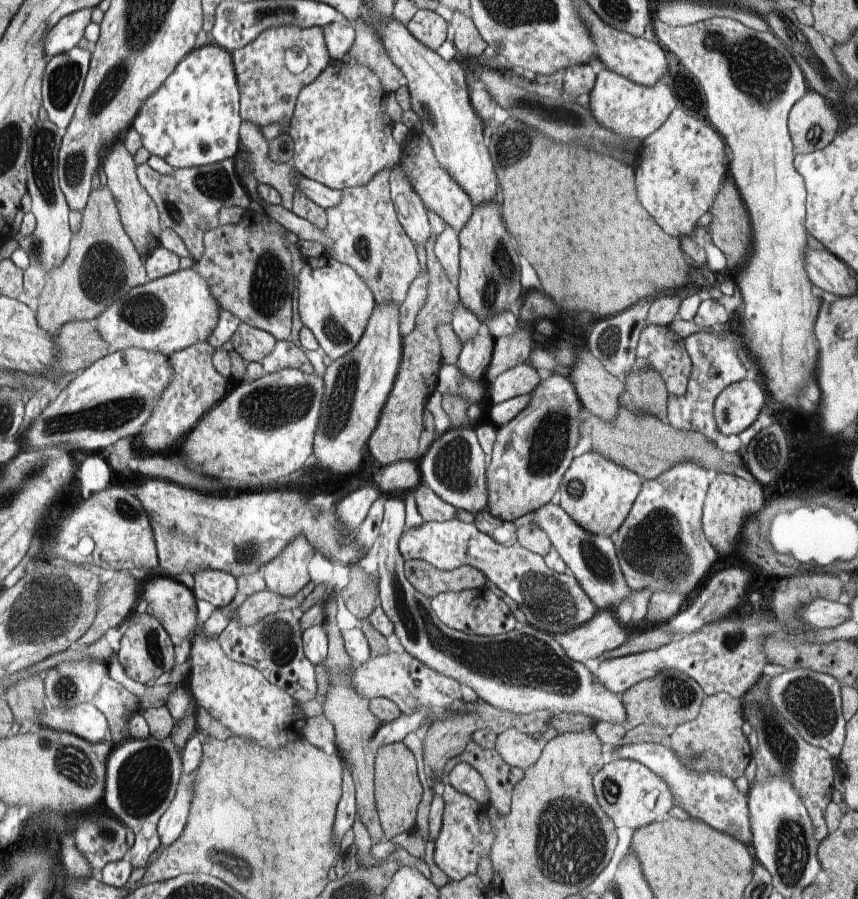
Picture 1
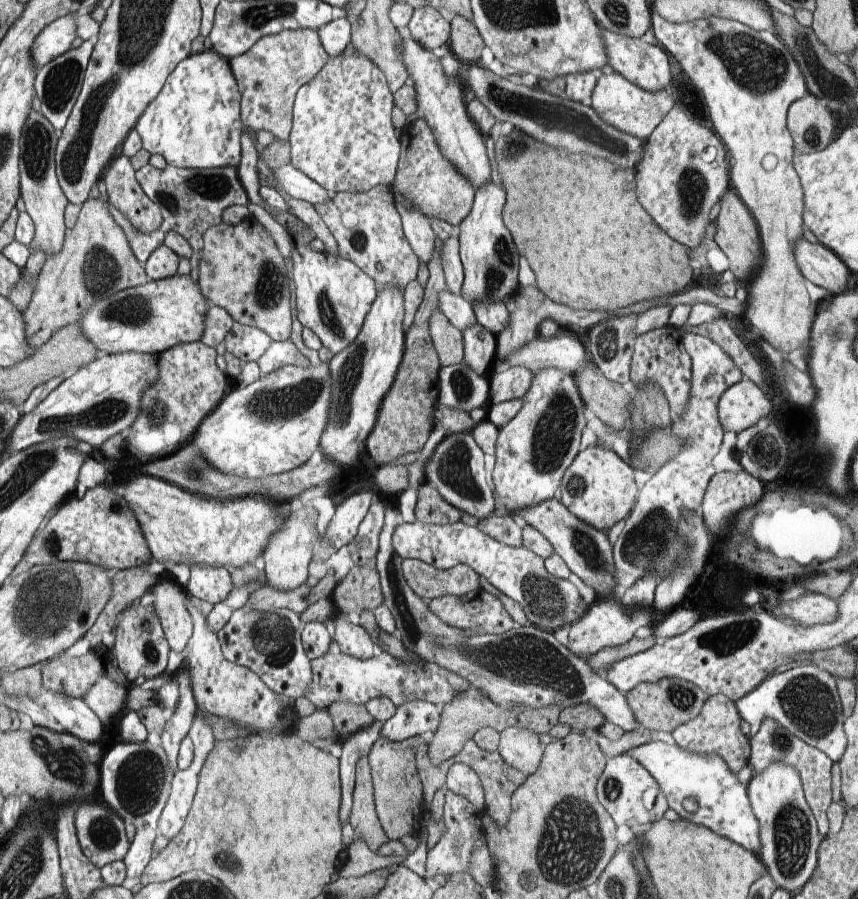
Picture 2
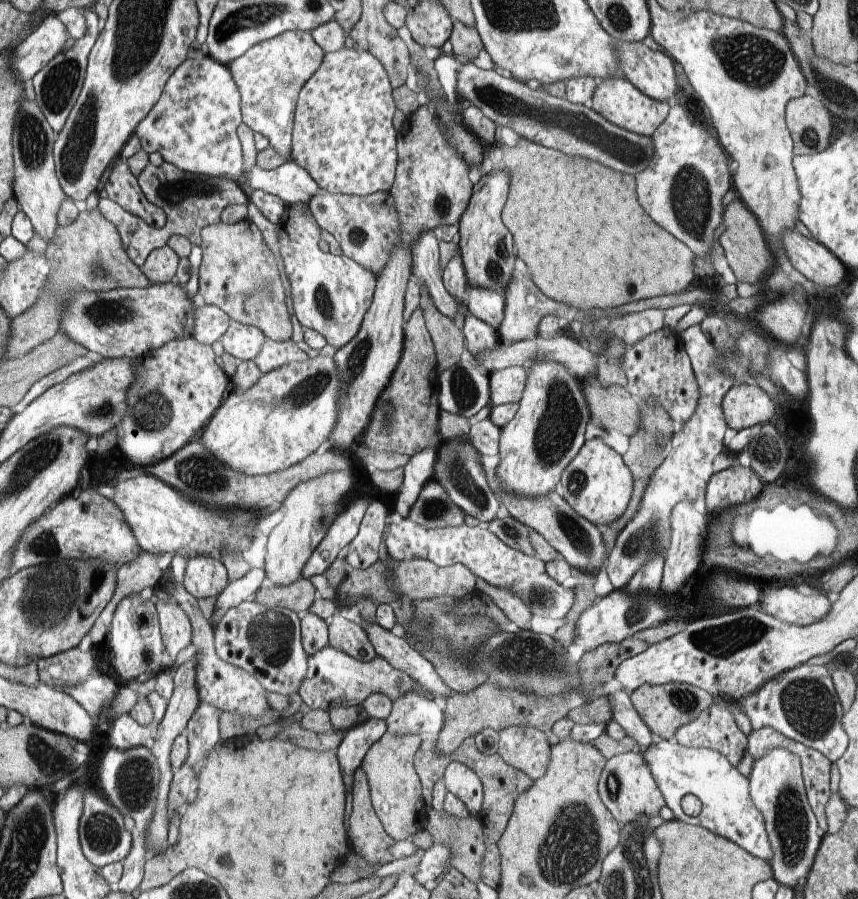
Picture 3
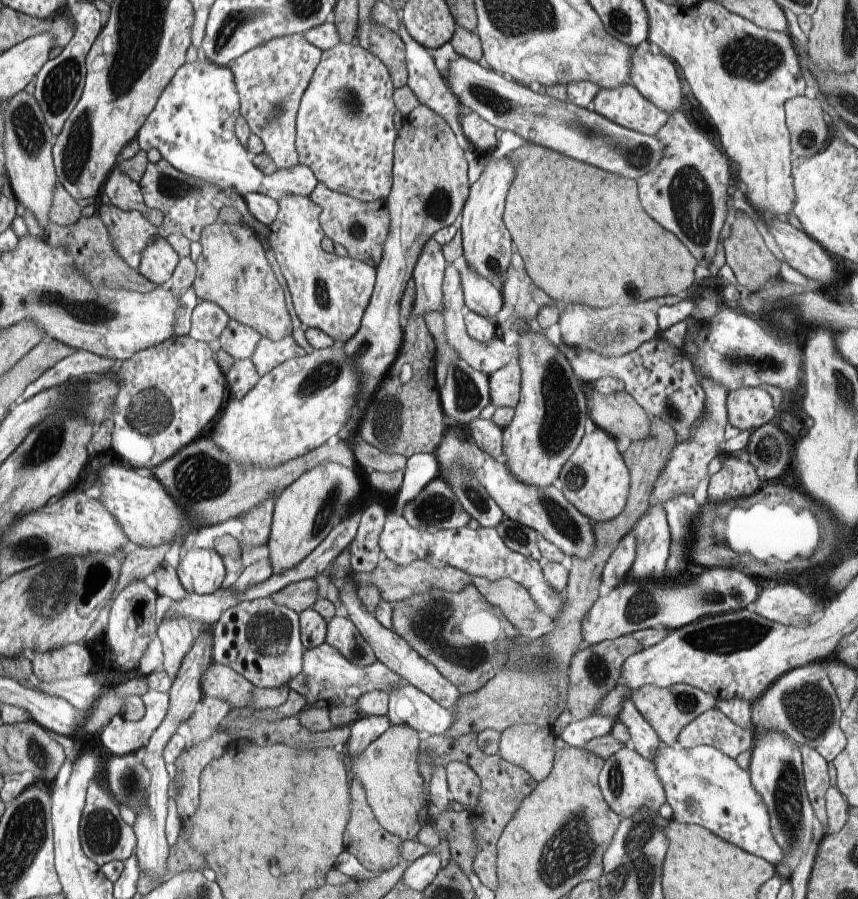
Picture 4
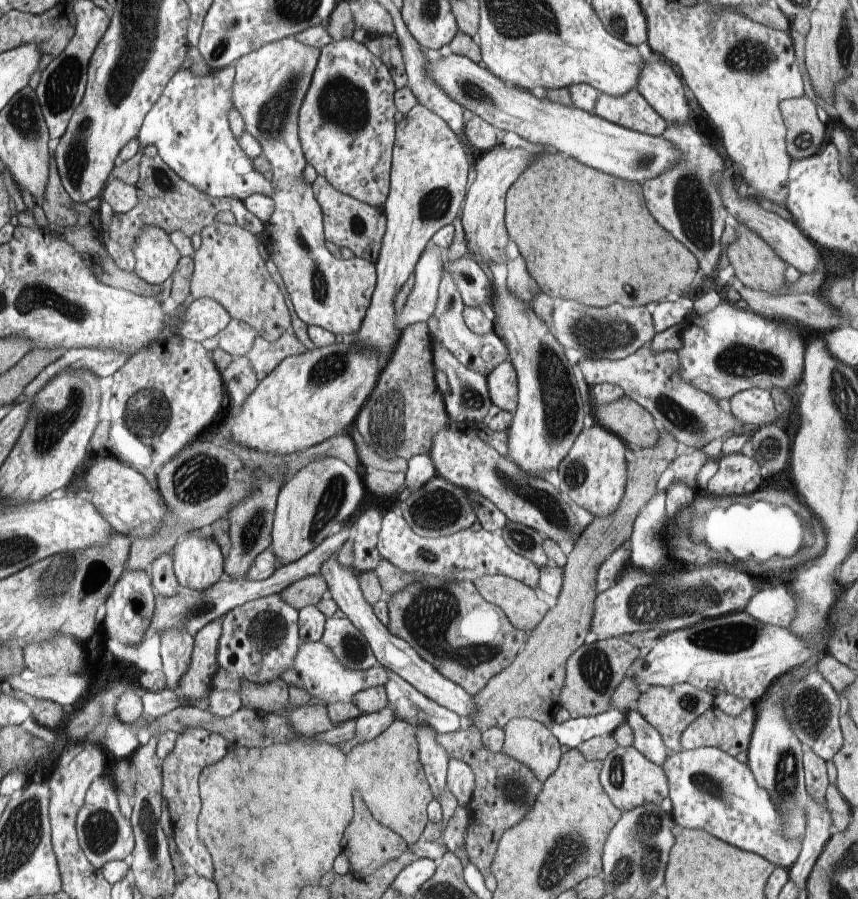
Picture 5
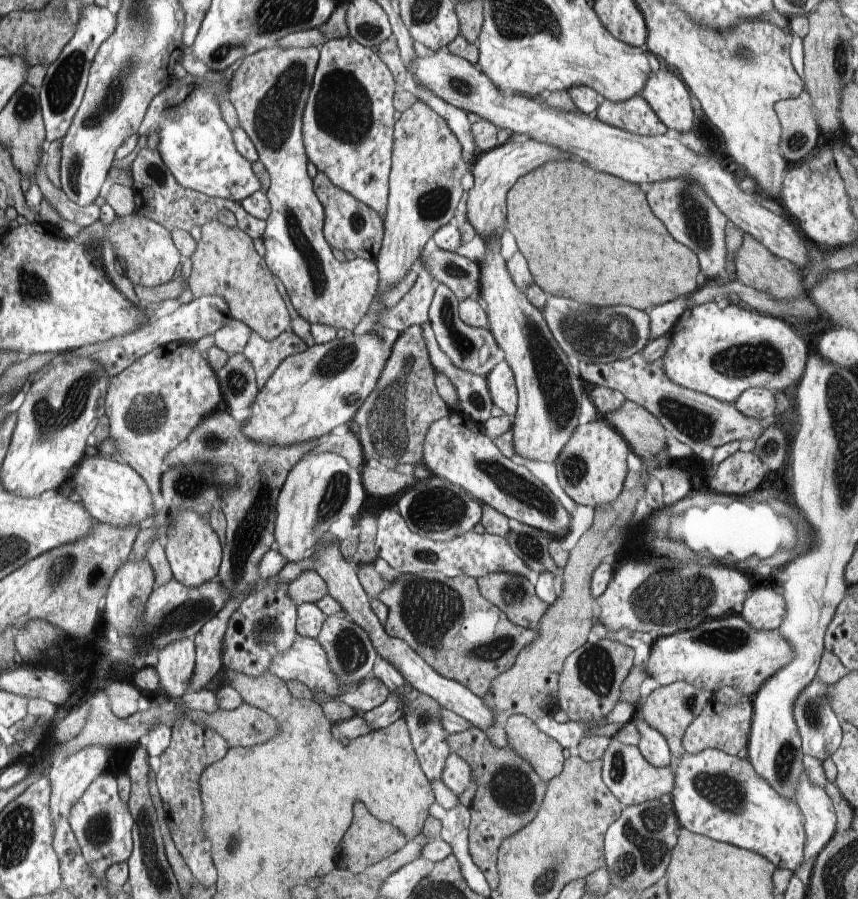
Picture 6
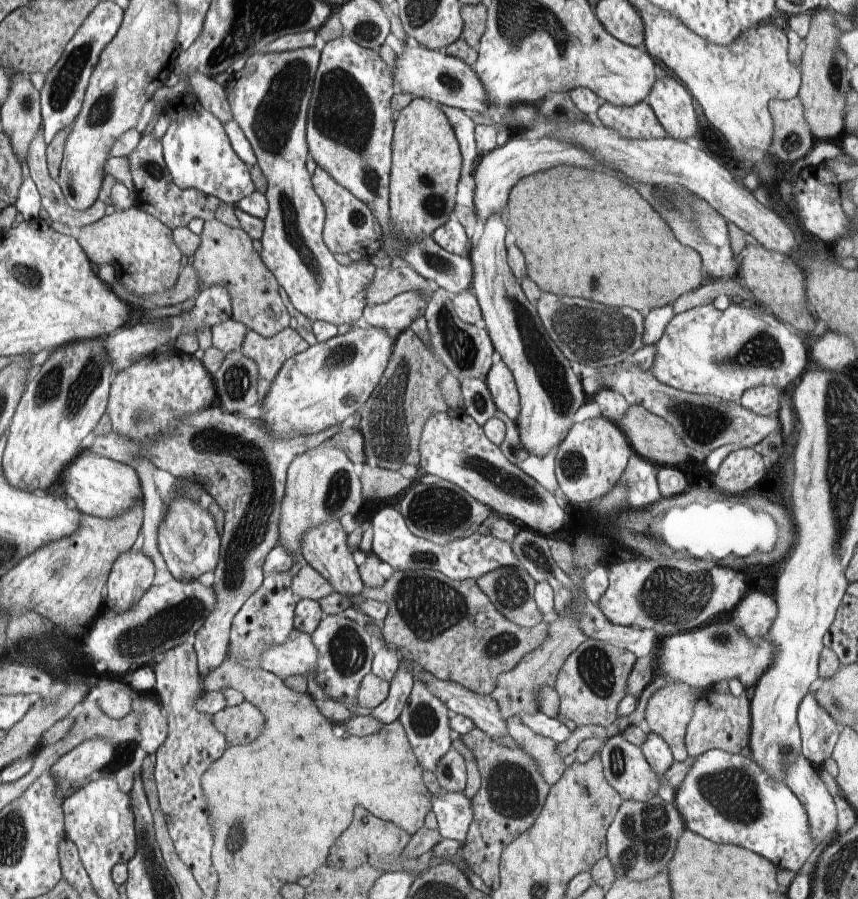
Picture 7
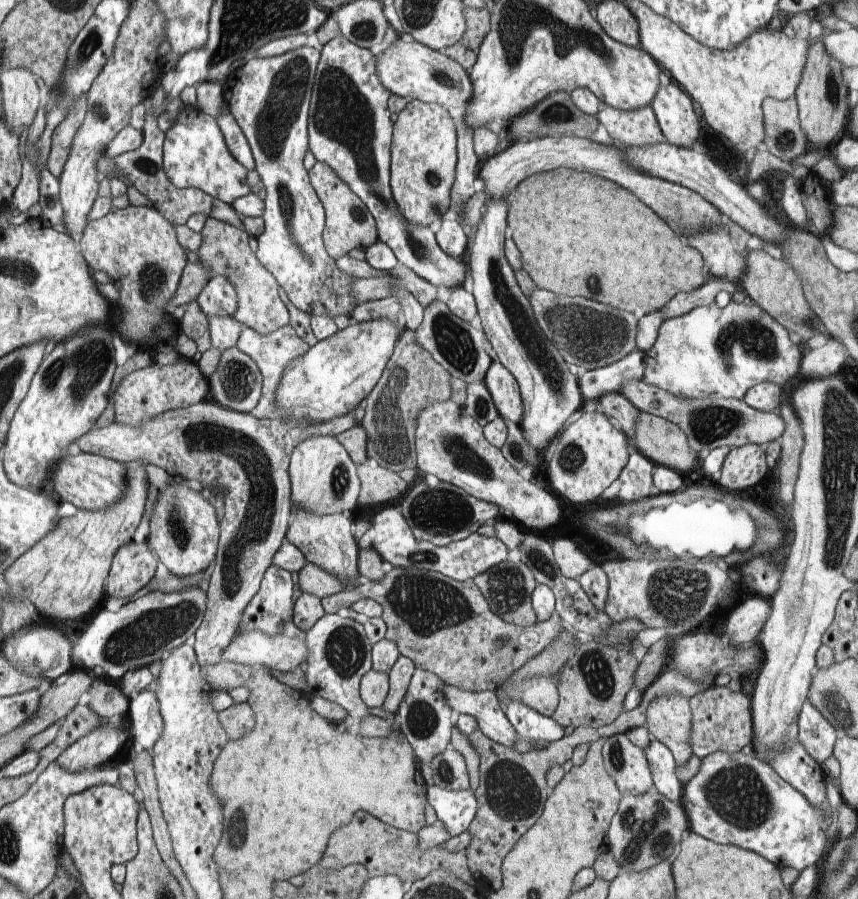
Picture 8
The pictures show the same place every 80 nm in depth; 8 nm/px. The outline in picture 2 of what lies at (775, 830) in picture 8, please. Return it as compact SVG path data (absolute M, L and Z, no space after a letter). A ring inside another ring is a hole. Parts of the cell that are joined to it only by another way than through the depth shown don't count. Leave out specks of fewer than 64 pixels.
M650 741L631 748L627 753L642 763L658 781L669 808L675 810L682 819L709 828L754 853L760 850L759 822L747 795L747 786L738 781L724 759L716 755L689 753L673 741ZM690 796L698 803L696 812L684 809L684 800Z

